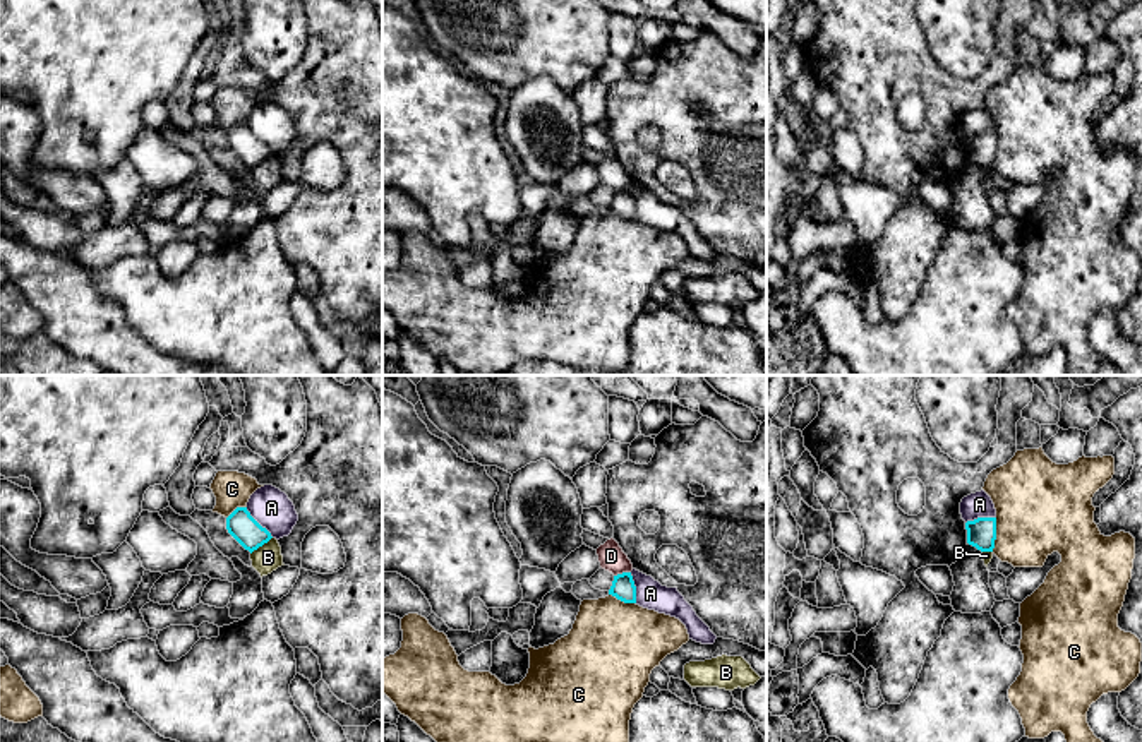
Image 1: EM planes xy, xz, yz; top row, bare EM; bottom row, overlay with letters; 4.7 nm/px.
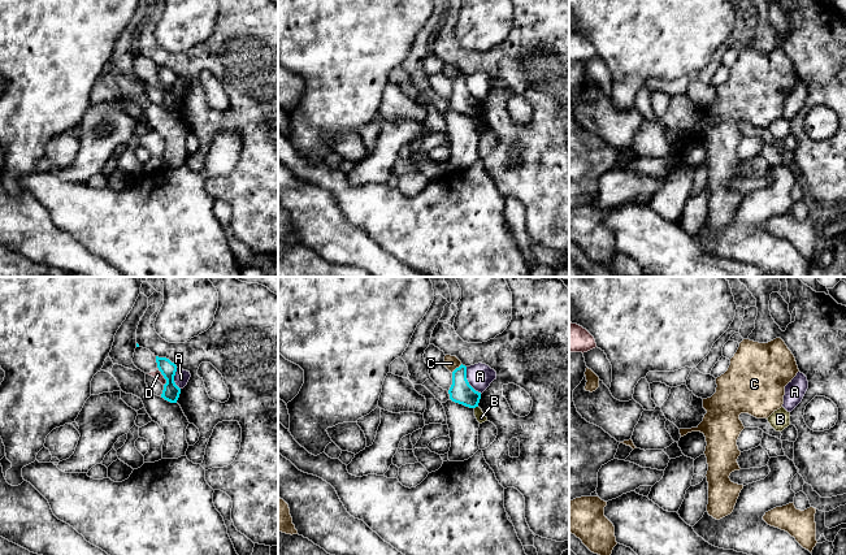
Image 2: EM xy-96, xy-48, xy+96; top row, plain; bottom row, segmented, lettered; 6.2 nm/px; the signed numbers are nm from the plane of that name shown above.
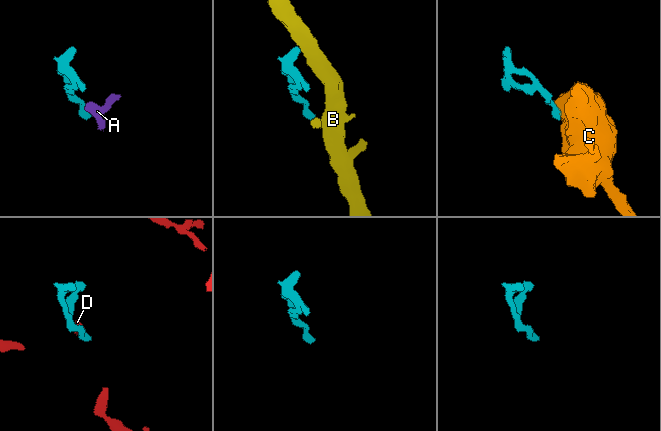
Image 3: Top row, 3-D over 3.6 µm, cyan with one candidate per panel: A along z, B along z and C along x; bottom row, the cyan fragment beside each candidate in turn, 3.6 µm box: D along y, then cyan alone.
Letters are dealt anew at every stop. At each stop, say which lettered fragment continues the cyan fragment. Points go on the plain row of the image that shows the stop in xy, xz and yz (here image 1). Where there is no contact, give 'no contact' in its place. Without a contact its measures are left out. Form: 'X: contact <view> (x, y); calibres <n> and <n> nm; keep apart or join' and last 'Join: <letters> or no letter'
A: contact xy (258, 139); calibres 140 and 190 nm; keep apart
B: contact xy (261, 161); calibres 140 and 130 nm; keep apart
C: contact yz (995, 151); calibres 140 and 420 nm; keep apart
D: contact xz (623, 189); calibres 110 and 120 nm; keep apart
Join: no letter

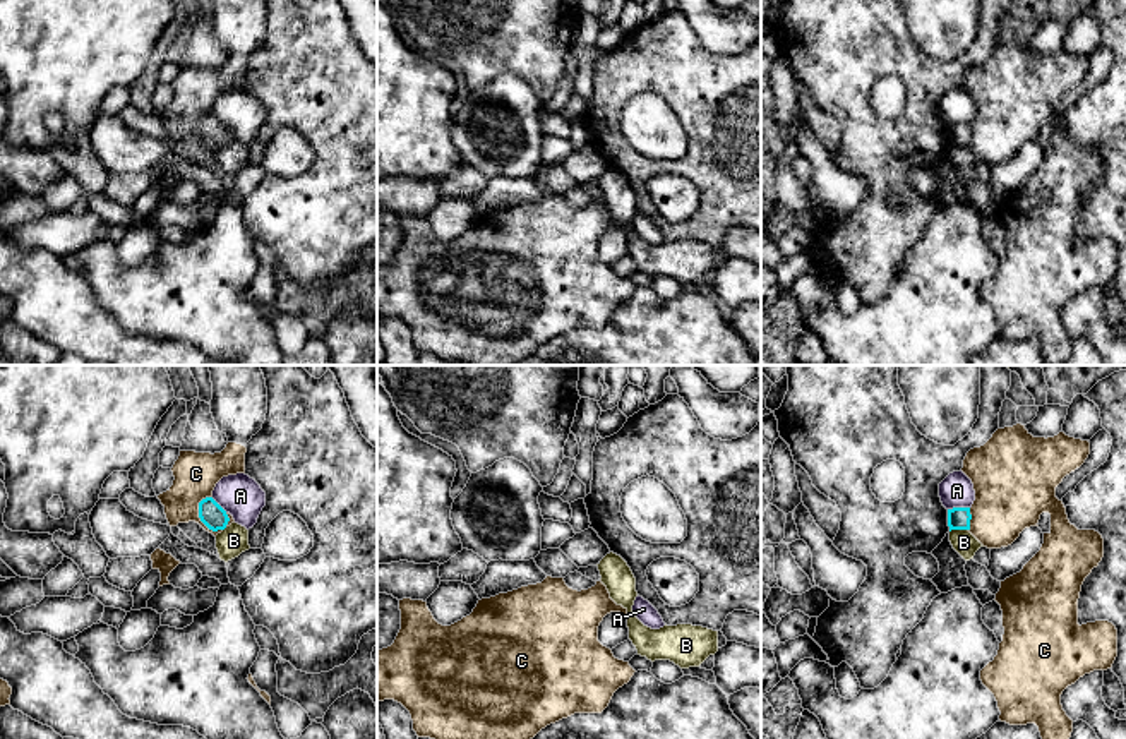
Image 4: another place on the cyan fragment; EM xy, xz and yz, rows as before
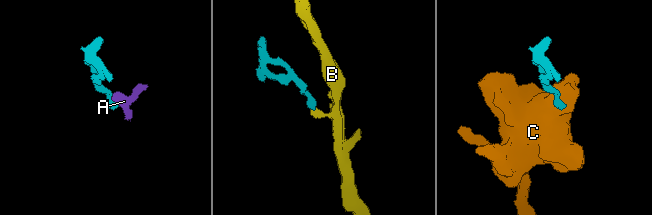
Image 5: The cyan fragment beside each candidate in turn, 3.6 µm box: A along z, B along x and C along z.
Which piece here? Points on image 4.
A: contact yz (958, 124); calibres 110 and 160 nm; keep apart
B: contact yz (958, 144); calibres 110 and 110 nm; keep apart
C: contact xy (201, 136); calibres 110 and 200 nm; keep apart
Join: no letter

